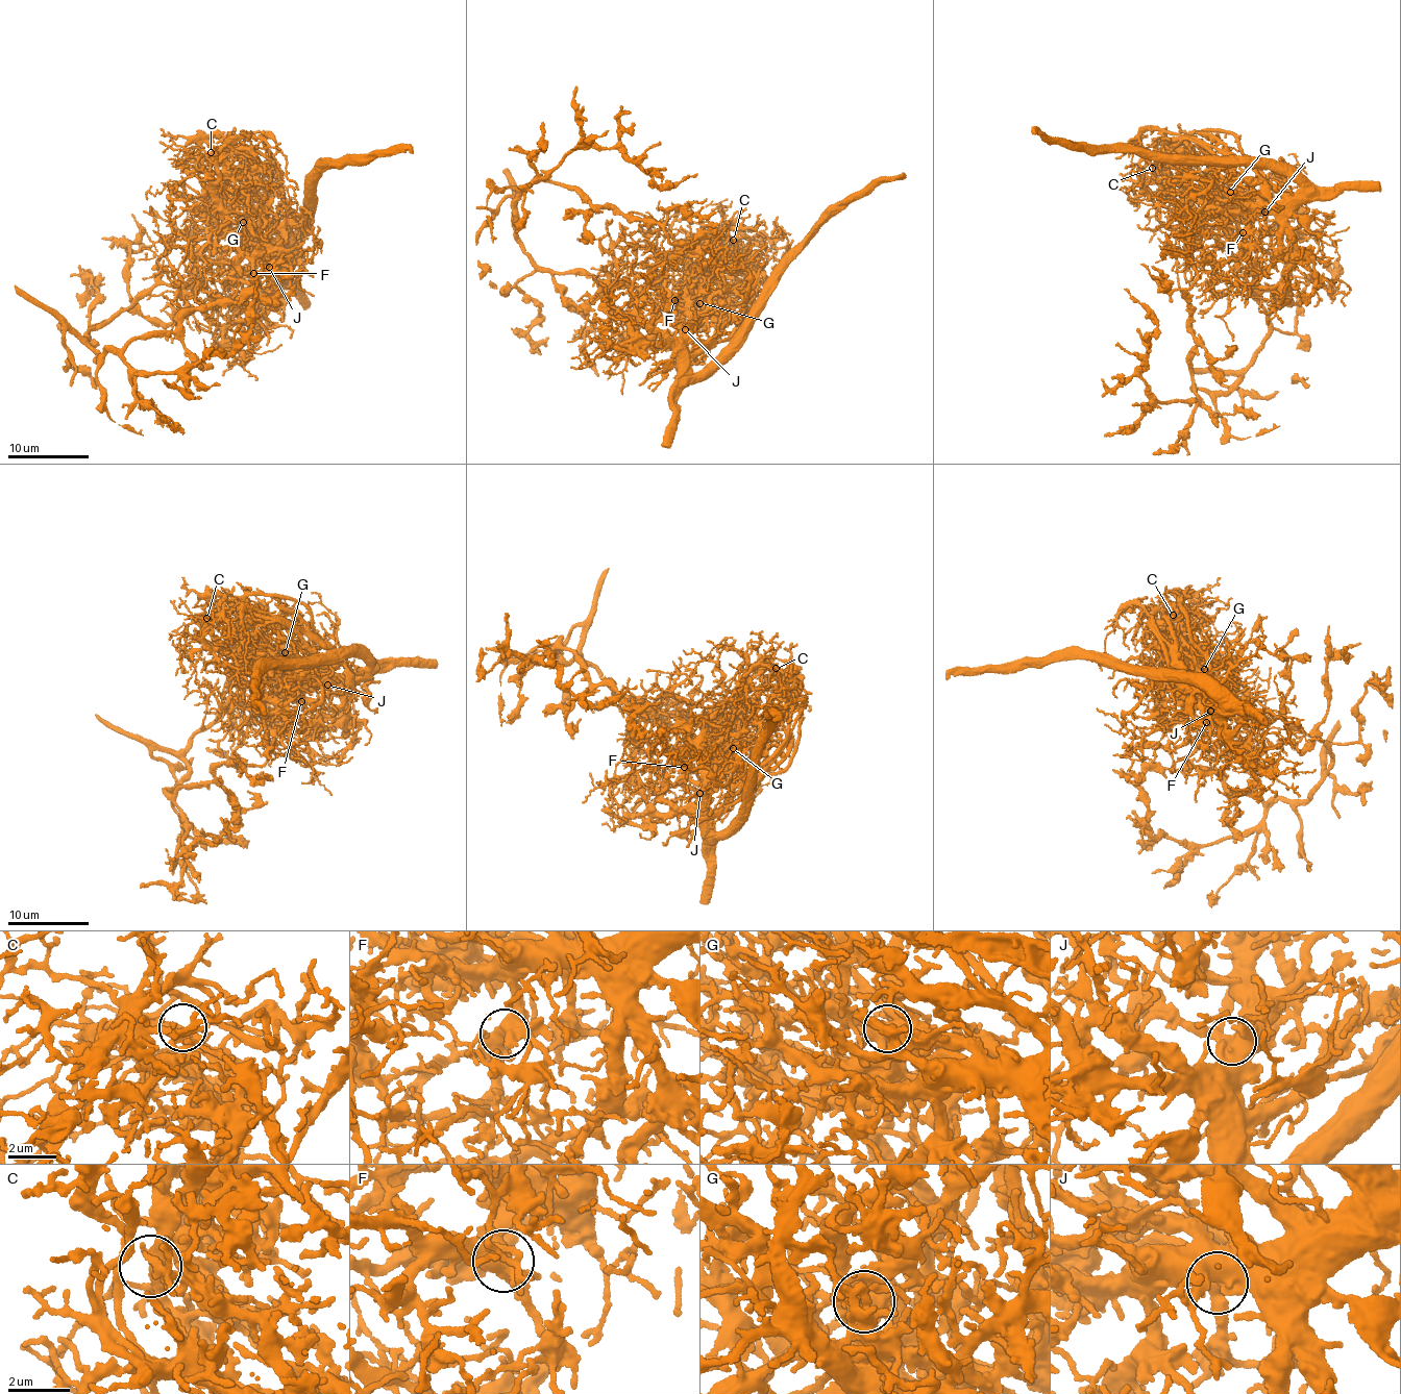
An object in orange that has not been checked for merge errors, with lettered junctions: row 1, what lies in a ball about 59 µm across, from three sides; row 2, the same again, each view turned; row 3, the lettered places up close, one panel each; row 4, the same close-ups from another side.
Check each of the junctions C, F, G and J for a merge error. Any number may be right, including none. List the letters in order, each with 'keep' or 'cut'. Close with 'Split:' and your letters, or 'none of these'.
C: keep
F: keep
G: cut
J: keep
Split: G

